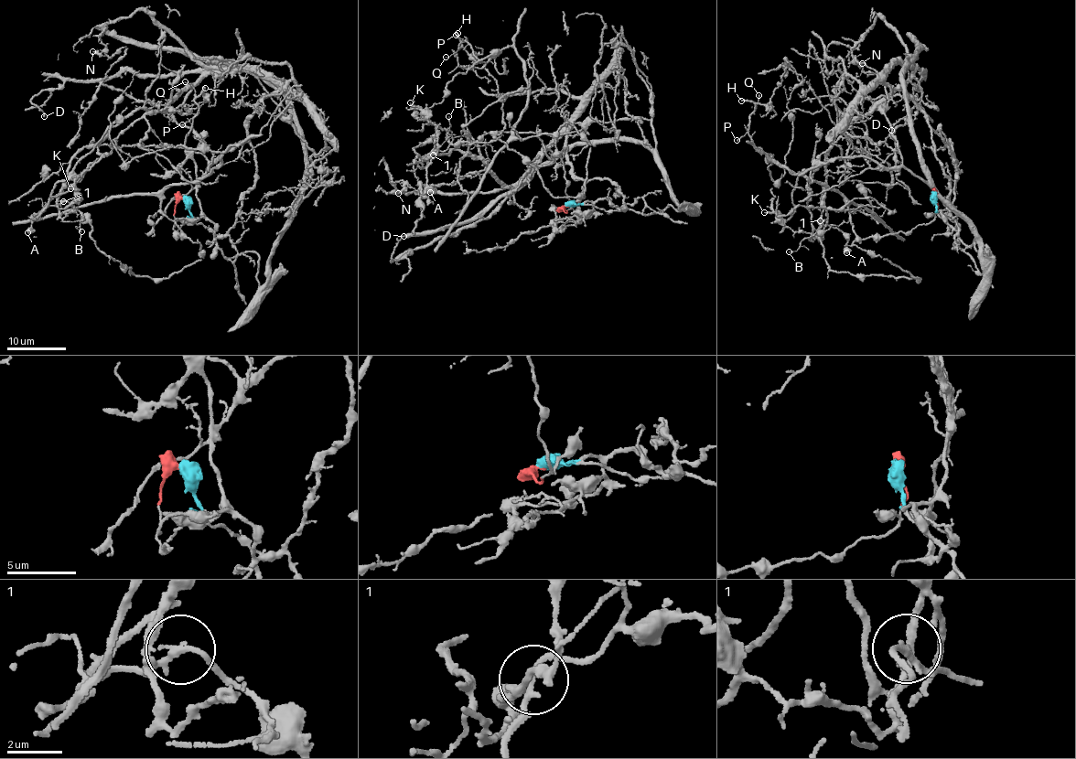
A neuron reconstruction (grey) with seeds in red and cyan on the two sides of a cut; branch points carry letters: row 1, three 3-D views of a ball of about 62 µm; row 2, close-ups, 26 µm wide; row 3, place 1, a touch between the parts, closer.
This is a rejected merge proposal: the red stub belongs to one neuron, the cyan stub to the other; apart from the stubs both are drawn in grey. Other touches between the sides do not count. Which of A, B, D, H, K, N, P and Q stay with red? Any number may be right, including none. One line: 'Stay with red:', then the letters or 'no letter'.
Stay with red: A, B, H, P, Q

